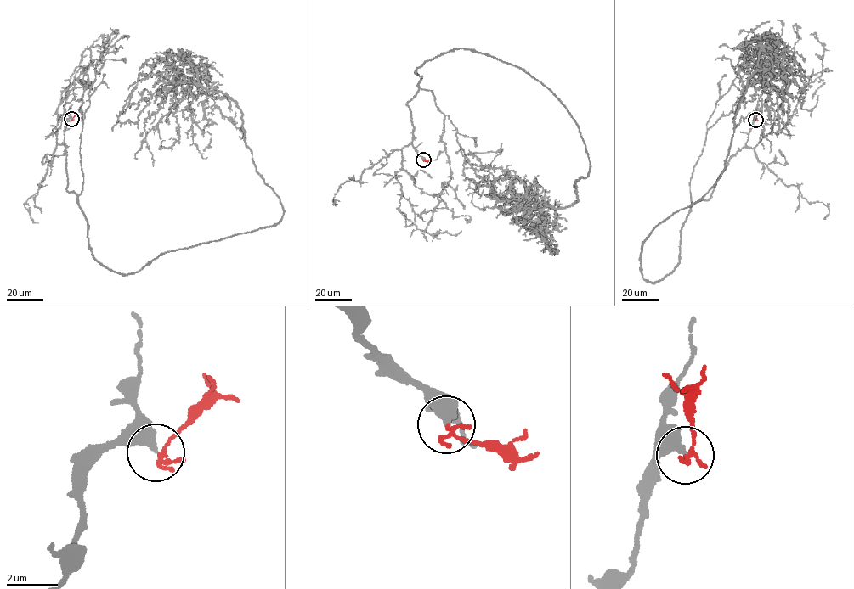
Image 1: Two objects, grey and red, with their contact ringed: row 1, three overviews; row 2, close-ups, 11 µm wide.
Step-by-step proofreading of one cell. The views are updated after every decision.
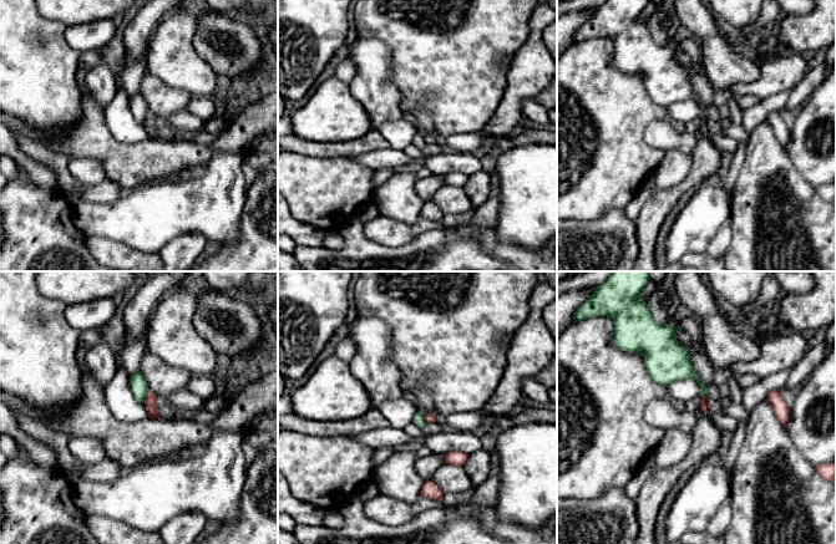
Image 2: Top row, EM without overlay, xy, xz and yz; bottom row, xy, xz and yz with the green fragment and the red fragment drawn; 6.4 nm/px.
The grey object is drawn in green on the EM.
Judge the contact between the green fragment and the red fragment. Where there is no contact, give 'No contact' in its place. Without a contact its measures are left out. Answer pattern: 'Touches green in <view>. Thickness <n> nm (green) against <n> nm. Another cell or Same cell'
Touches green in yz. Thickness 140 nm (green) against 70 nm. Another cell

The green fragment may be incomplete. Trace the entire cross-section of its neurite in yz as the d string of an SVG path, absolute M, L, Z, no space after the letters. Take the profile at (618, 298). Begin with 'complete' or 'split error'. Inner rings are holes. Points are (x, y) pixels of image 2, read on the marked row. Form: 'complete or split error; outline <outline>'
complete; outline M612 271L578 307L573 324L594 316L610 317L613 344L625 352L642 354L654 382L668 386L691 378L699 385L700 396L710 401L708 387L690 363L689 350L677 341L678 329L658 324L640 298L649 280L648 271Z

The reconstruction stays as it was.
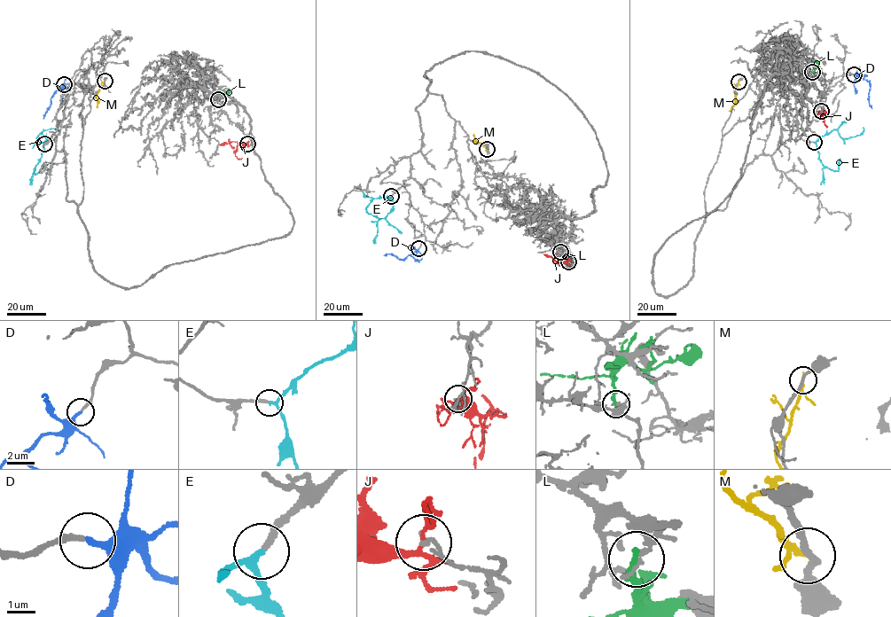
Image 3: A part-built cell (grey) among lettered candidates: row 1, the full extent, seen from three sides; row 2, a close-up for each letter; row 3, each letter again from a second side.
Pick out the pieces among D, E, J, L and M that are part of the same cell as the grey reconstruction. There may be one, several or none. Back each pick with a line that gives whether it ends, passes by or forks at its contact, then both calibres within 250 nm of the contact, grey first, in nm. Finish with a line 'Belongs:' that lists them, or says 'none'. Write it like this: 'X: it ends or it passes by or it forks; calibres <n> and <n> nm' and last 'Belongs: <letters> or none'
D: it ends; calibres 220 and 280 nm
E: it passes by; calibres 240 and 200 nm
Belongs: D, E

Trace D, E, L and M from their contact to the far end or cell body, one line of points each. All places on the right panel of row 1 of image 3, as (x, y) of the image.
D: (854, 74), (869, 83), (868, 102), (872, 108)
E: (814, 142), (834, 129), (842, 138), (848, 138), (858, 135), (863, 128)
L: (812, 72), (819, 61)
M: (738, 82), (735, 92), (736, 103), (729, 111)

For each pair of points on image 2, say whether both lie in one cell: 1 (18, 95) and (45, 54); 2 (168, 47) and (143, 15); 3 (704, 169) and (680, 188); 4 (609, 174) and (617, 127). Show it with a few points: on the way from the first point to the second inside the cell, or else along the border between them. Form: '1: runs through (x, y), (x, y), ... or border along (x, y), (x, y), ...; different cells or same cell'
1: runs through (18, 85), (20, 79), (35, 64); same cell
2: border along (165, 18), (153, 32), (151, 47), (146, 56); different cells
3: runs through (698, 176), (687, 184); same cell
4: runs through (609, 163), (609, 138); same cell

